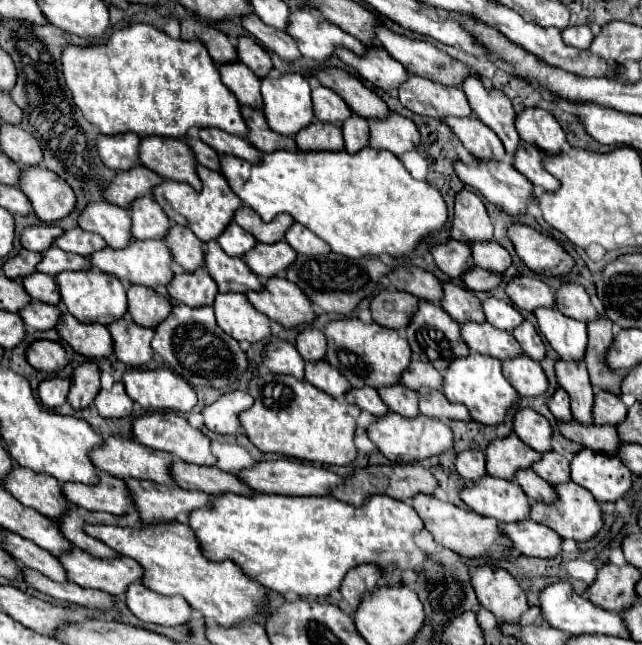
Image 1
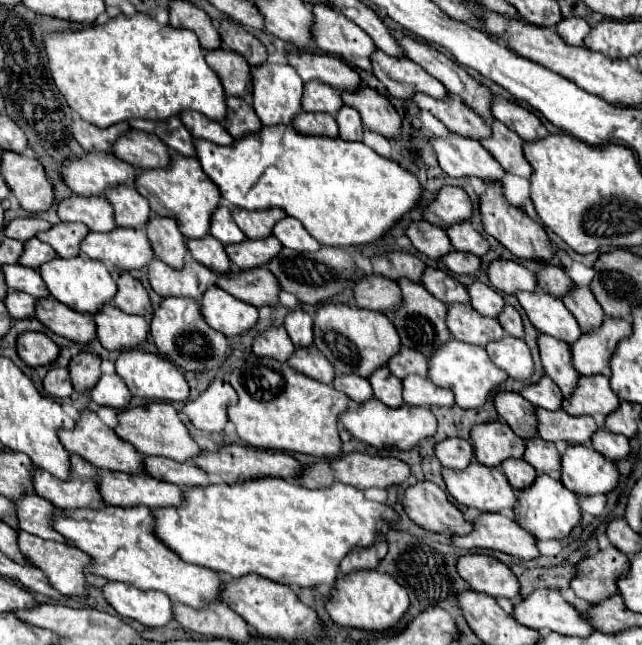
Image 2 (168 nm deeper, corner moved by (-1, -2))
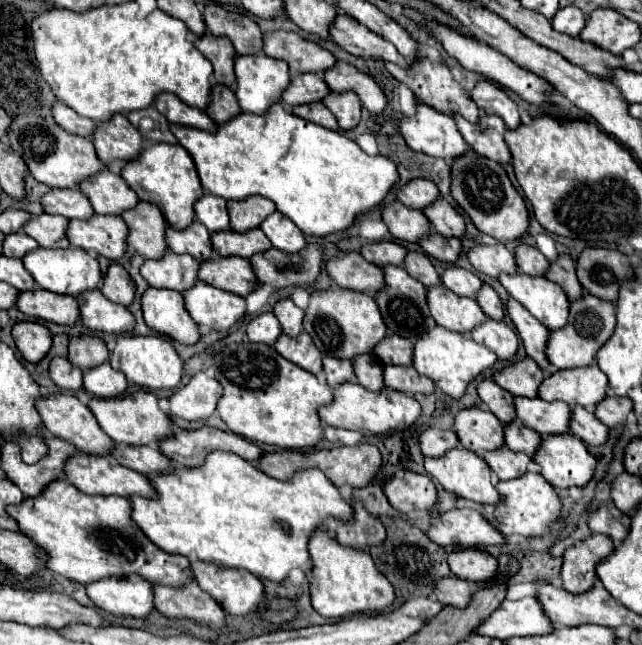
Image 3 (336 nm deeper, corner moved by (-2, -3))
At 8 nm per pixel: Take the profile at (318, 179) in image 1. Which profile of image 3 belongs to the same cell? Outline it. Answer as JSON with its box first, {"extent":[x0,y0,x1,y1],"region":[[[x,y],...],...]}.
{"extent":[170,104,398,236],"region":[[[274,104],[266,114],[240,114],[234,120],[218,126],[216,134],[188,128],[188,126],[170,126],[178,142],[190,152],[196,162],[198,176],[208,194],[220,196],[224,200],[246,200],[250,196],[270,198],[276,208],[288,216],[306,236],[328,236],[350,228],[358,214],[378,208],[392,186],[398,182],[396,164],[386,156],[368,156],[354,140],[342,132],[322,128],[314,122],[292,116]]]}

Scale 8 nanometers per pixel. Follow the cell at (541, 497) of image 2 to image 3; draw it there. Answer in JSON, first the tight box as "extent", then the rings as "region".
{"extent":[482,472,562,536],"region":[[[526,472],[522,478],[514,478],[508,482],[498,482],[496,490],[500,492],[500,502],[492,508],[492,506],[484,506],[482,514],[504,534],[522,534],[522,536],[544,536],[546,532],[550,532],[552,524],[560,518],[562,512],[562,502],[556,494],[556,490],[552,488],[552,484],[548,484],[546,480],[542,480],[542,474],[532,474]]]}

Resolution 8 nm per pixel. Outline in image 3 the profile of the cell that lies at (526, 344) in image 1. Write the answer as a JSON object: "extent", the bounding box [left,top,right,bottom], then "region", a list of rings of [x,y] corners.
{"extent":[478,284,506,320],"region":[[[484,284],[482,290],[478,292],[478,304],[486,312],[488,318],[492,318],[492,320],[504,320],[504,314],[506,314],[504,312],[504,304],[498,298],[498,294],[494,292],[494,288],[490,288],[488,284]]]}

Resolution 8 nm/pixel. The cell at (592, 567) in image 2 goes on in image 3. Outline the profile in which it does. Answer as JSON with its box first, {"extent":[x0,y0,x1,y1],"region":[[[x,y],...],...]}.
{"extent":[562,534,614,594],"region":[[[592,534],[580,546],[568,548],[562,564],[564,588],[572,594],[584,594],[594,588],[598,580],[596,566],[610,554],[614,554],[614,542],[604,534]]]}

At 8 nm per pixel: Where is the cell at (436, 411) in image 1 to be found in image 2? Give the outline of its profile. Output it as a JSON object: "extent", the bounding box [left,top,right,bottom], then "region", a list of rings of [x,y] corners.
{"extent":[401,375,455,407],"region":[[[407,375],[401,383],[403,383],[403,401],[409,405],[423,405],[423,407],[445,405],[445,407],[449,407],[455,403],[453,393],[449,389],[437,387],[427,377]]]}

